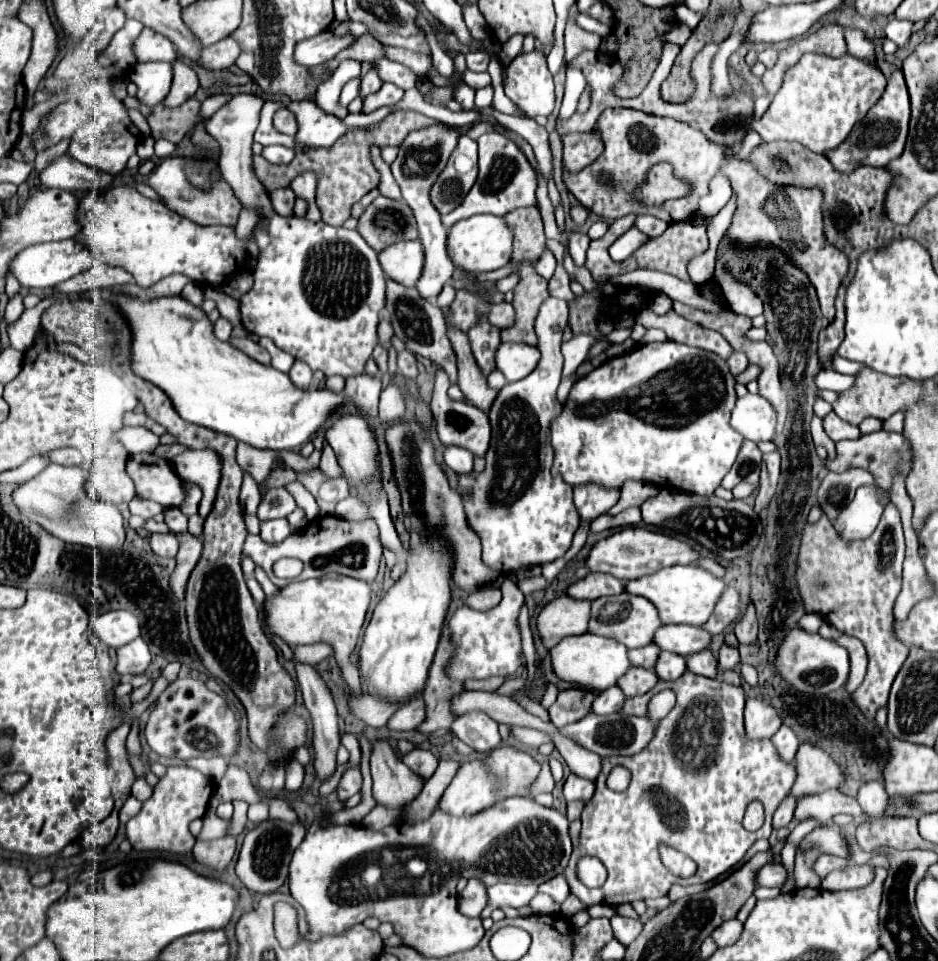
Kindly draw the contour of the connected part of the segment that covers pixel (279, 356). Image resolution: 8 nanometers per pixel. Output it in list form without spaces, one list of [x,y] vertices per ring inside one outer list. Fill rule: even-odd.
[[[261,338],[259,344],[271,354],[271,366],[273,366],[273,368],[277,368],[277,370],[281,370],[281,372],[289,372],[289,368],[293,366],[293,358],[291,358],[287,352],[279,350],[269,338]]]

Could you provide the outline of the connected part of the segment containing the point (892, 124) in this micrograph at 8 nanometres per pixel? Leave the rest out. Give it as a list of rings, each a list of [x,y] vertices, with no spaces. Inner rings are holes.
[[[897,68],[893,70],[891,78],[887,80],[887,88],[881,96],[881,100],[869,110],[865,120],[853,126],[847,140],[837,146],[835,150],[827,152],[827,158],[831,164],[841,172],[851,172],[857,164],[873,164],[873,166],[887,166],[891,160],[899,158],[905,148],[907,130],[909,130],[909,94],[903,80],[903,72]]]

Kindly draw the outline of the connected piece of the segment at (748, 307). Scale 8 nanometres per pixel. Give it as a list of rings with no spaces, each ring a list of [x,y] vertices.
[[[721,250],[717,252],[717,268],[715,268],[715,282],[721,286],[725,298],[727,298],[727,306],[731,312],[735,314],[743,314],[743,316],[759,316],[763,312],[763,302],[745,286],[739,284],[731,274],[725,272],[725,258],[721,254]]]

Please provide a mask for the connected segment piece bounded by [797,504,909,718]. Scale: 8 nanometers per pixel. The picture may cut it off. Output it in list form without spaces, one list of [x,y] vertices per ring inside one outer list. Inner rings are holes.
[[[887,504],[877,530],[867,540],[843,540],[835,534],[835,528],[829,526],[825,516],[821,516],[815,526],[807,524],[803,530],[797,564],[797,582],[803,604],[809,612],[821,614],[825,622],[863,642],[869,656],[867,676],[851,696],[871,718],[875,718],[877,708],[887,704],[891,684],[909,656],[909,648],[899,644],[891,632],[893,606],[901,592],[903,556],[905,540],[895,504]],[[817,582],[825,582],[827,588],[815,588]]]

